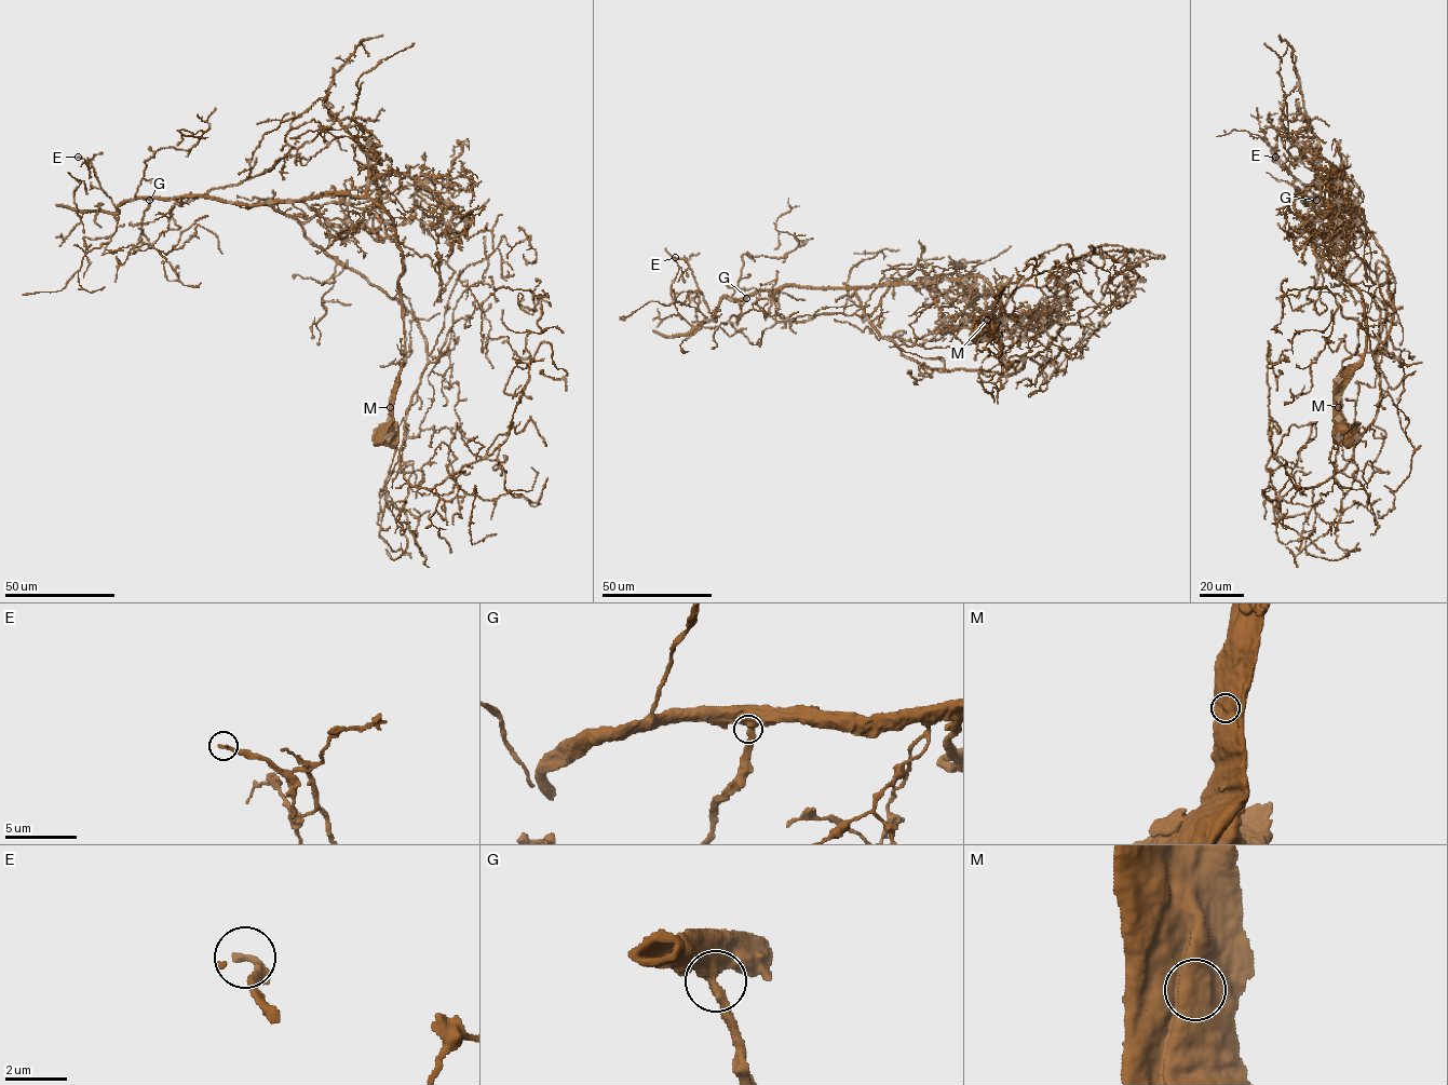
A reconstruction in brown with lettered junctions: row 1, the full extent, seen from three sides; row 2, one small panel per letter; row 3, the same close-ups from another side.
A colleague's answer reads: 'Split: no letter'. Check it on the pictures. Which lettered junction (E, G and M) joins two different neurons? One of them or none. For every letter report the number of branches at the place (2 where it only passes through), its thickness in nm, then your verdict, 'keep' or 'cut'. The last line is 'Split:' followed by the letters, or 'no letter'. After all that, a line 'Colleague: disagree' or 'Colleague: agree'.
E: 1 branches meet; 280 nm thick; keep
G: 2 branches meet; 550 nm thick; keep
M: 1 branches meet; 850 nm thick; keep
Split: no letter
Colleague: agree

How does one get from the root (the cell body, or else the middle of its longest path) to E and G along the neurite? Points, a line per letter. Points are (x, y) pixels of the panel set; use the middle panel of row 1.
E: (988, 327), (1001, 348), (1001, 301), (973, 275), (779, 286), (724, 297), (714, 319), (689, 263), (675, 258)
G: (988, 327), (1001, 348), (995, 337), (1001, 301), (978, 276), (785, 286), (746, 298)

